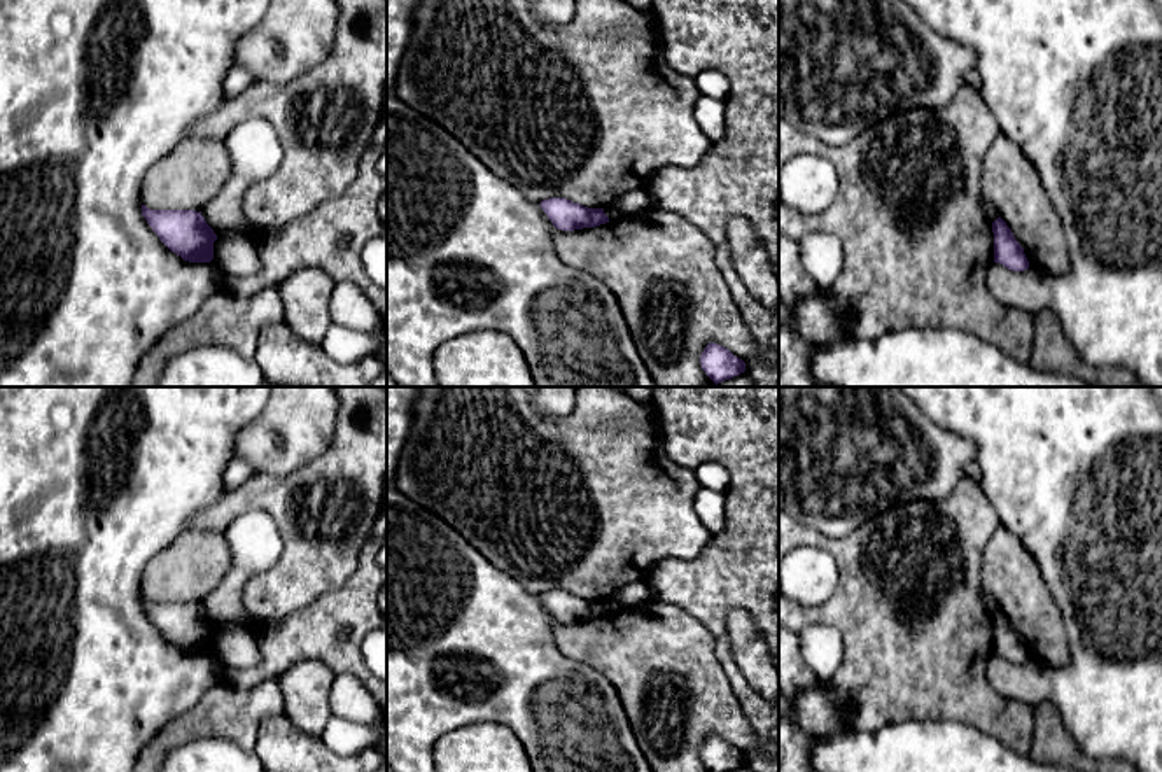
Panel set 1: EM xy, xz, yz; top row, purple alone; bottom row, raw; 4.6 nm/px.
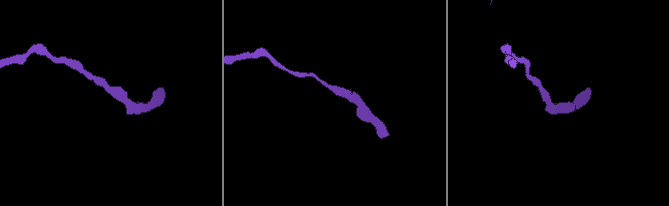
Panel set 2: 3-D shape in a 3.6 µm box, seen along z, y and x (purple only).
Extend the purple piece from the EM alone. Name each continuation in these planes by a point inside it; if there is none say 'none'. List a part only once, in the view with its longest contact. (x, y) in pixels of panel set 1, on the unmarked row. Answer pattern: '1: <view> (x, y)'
none

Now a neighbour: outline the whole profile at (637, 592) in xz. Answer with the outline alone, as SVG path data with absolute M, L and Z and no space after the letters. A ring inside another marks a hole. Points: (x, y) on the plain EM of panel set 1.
M634 581L620 588L614 595L604 600L609 613L632 607L651 600L651 592L646 581Z

